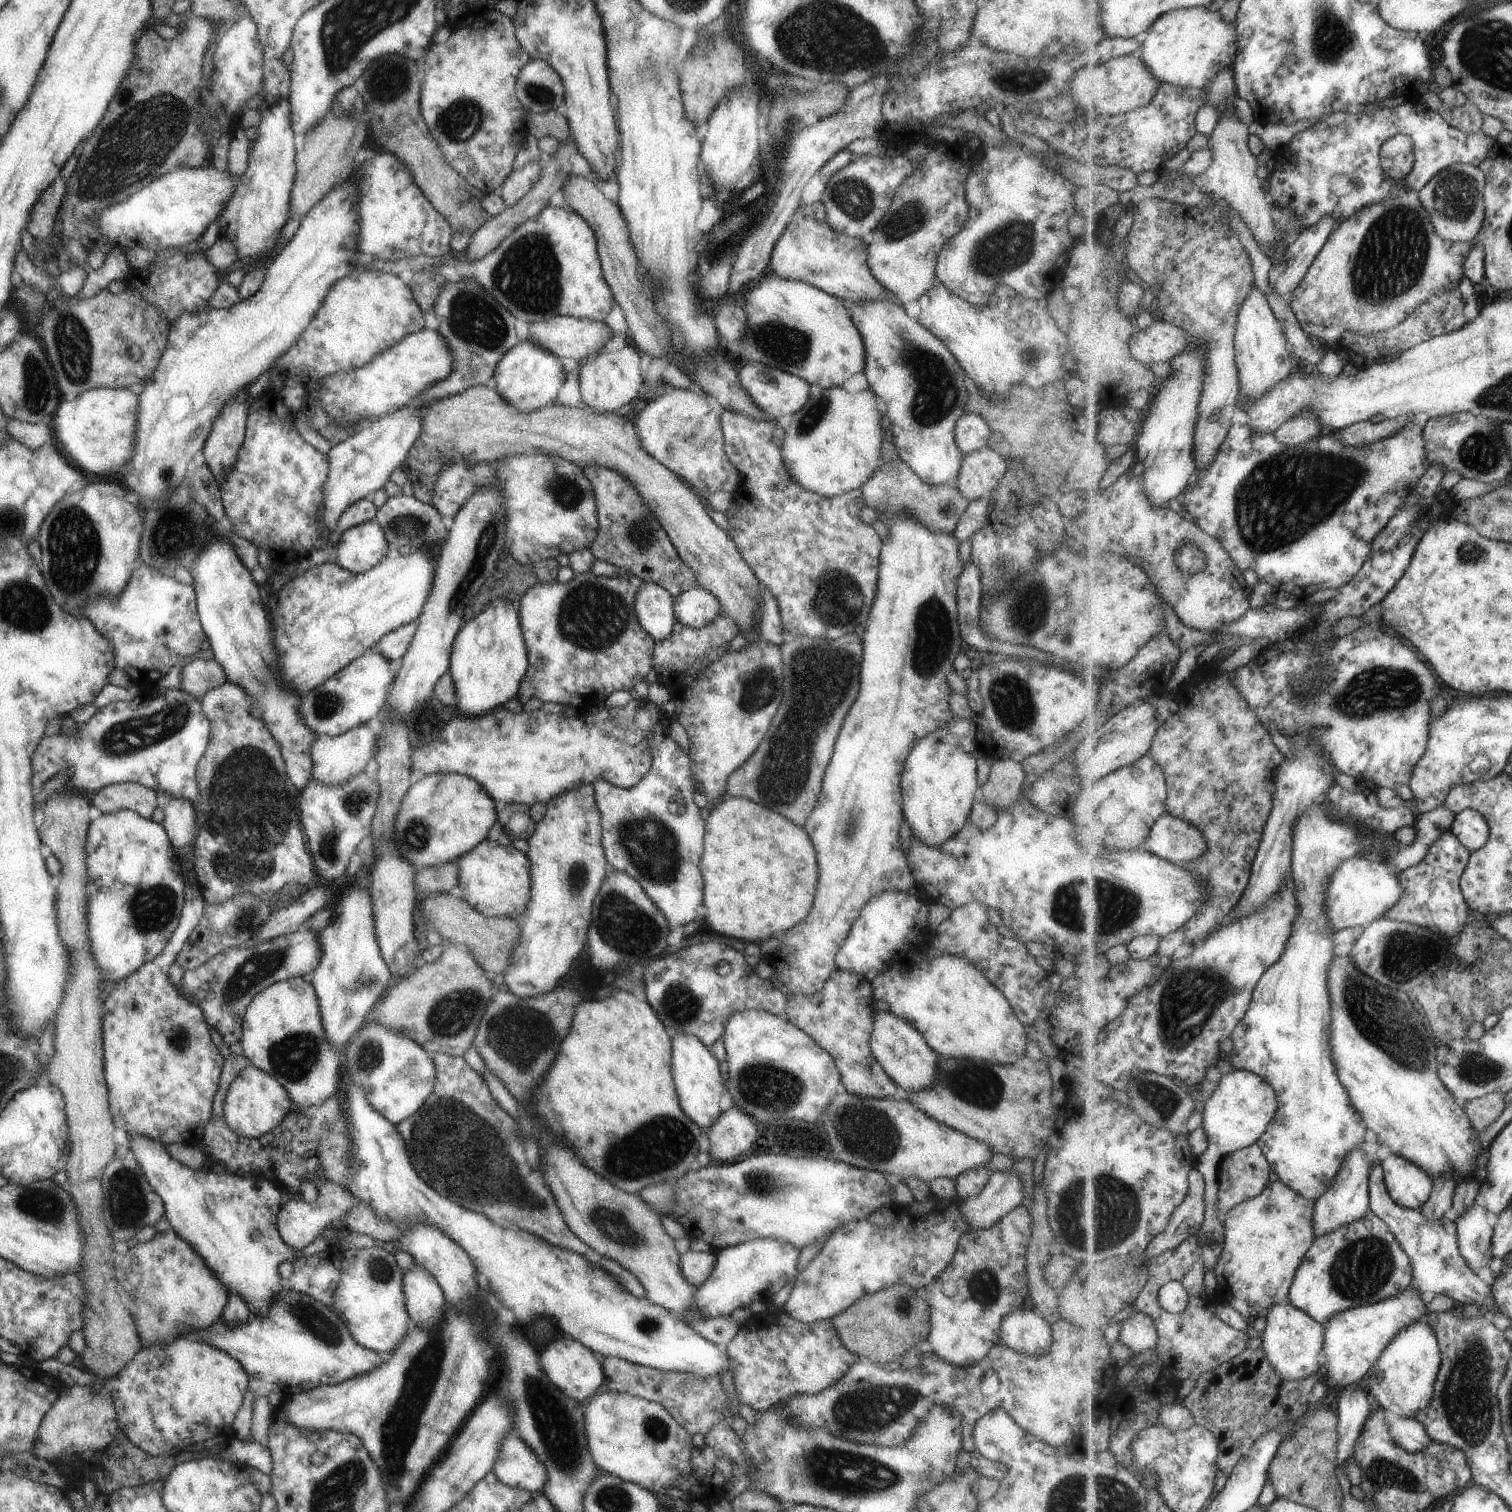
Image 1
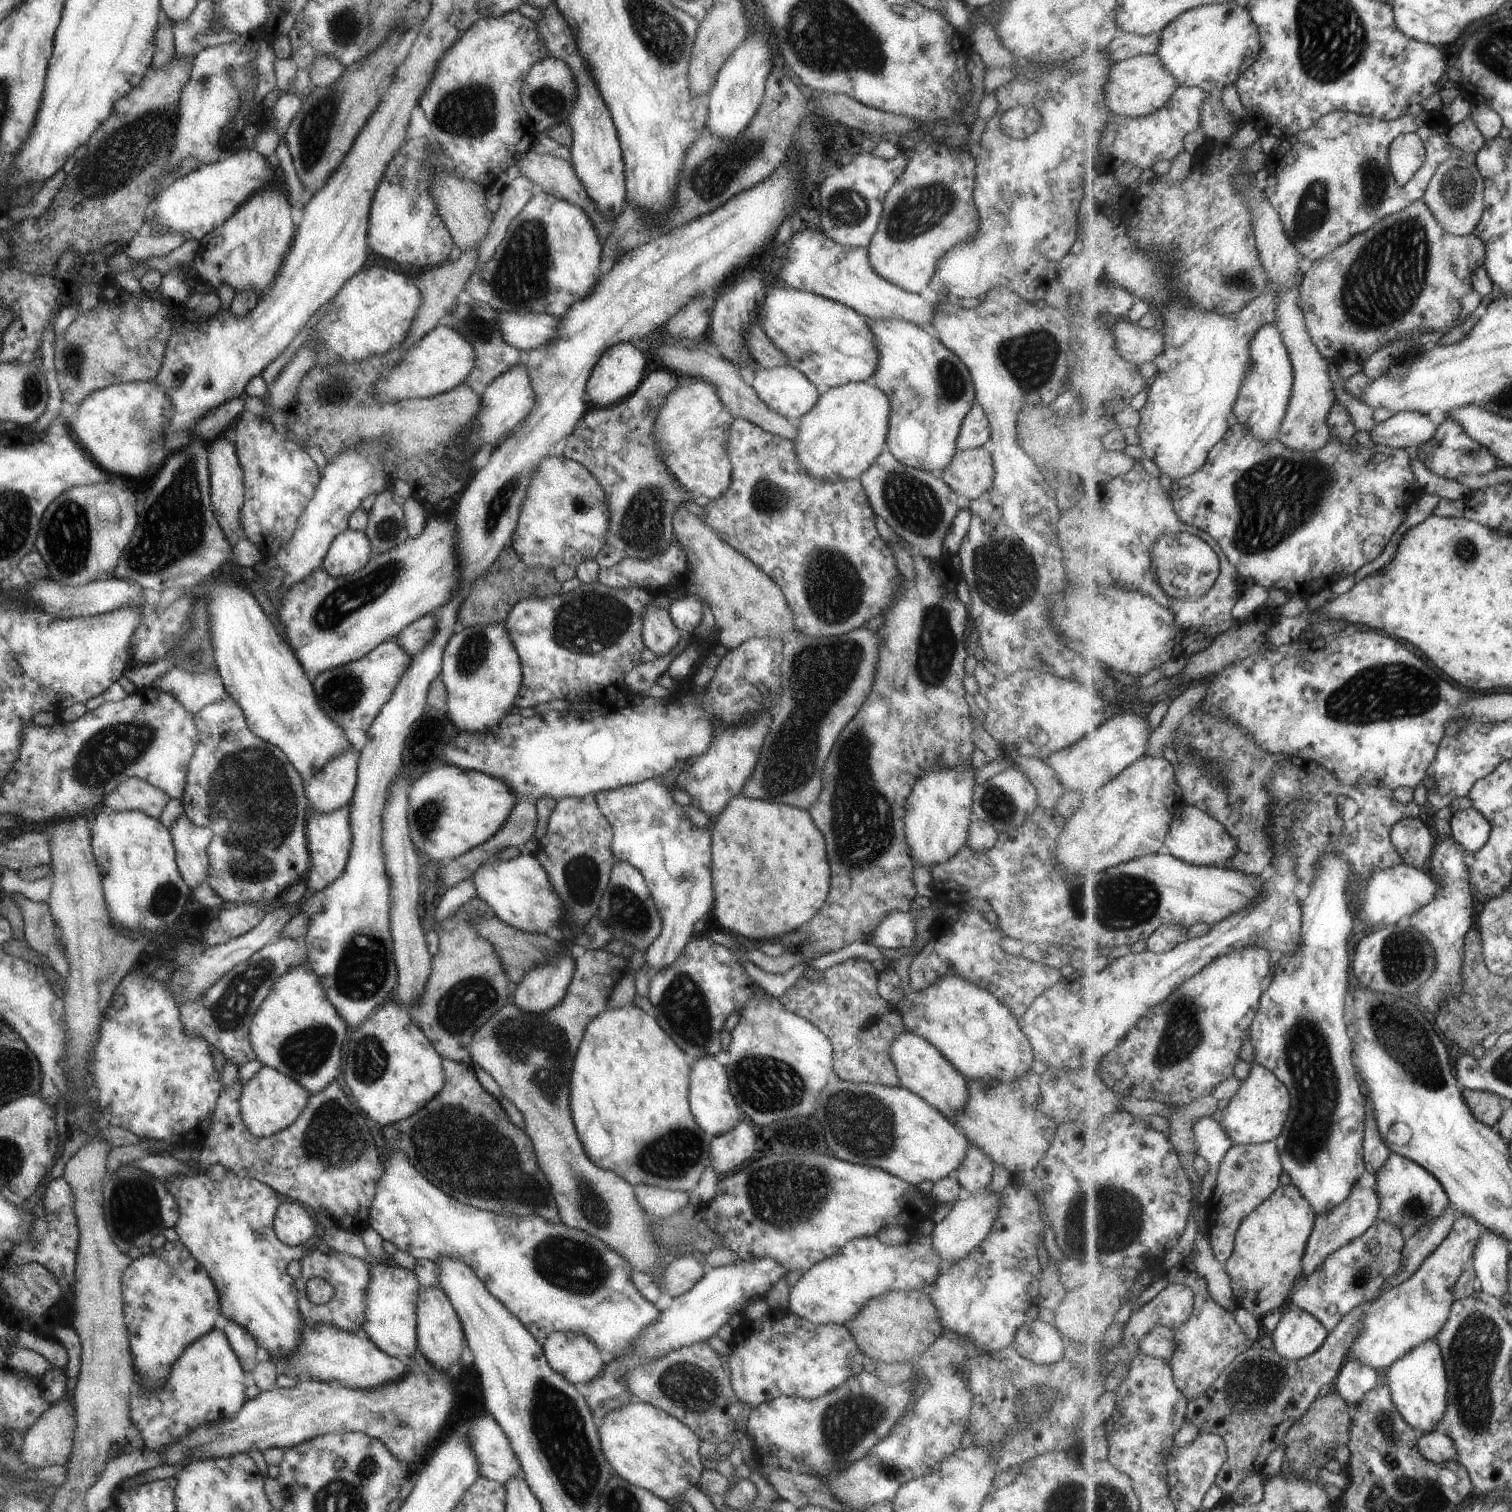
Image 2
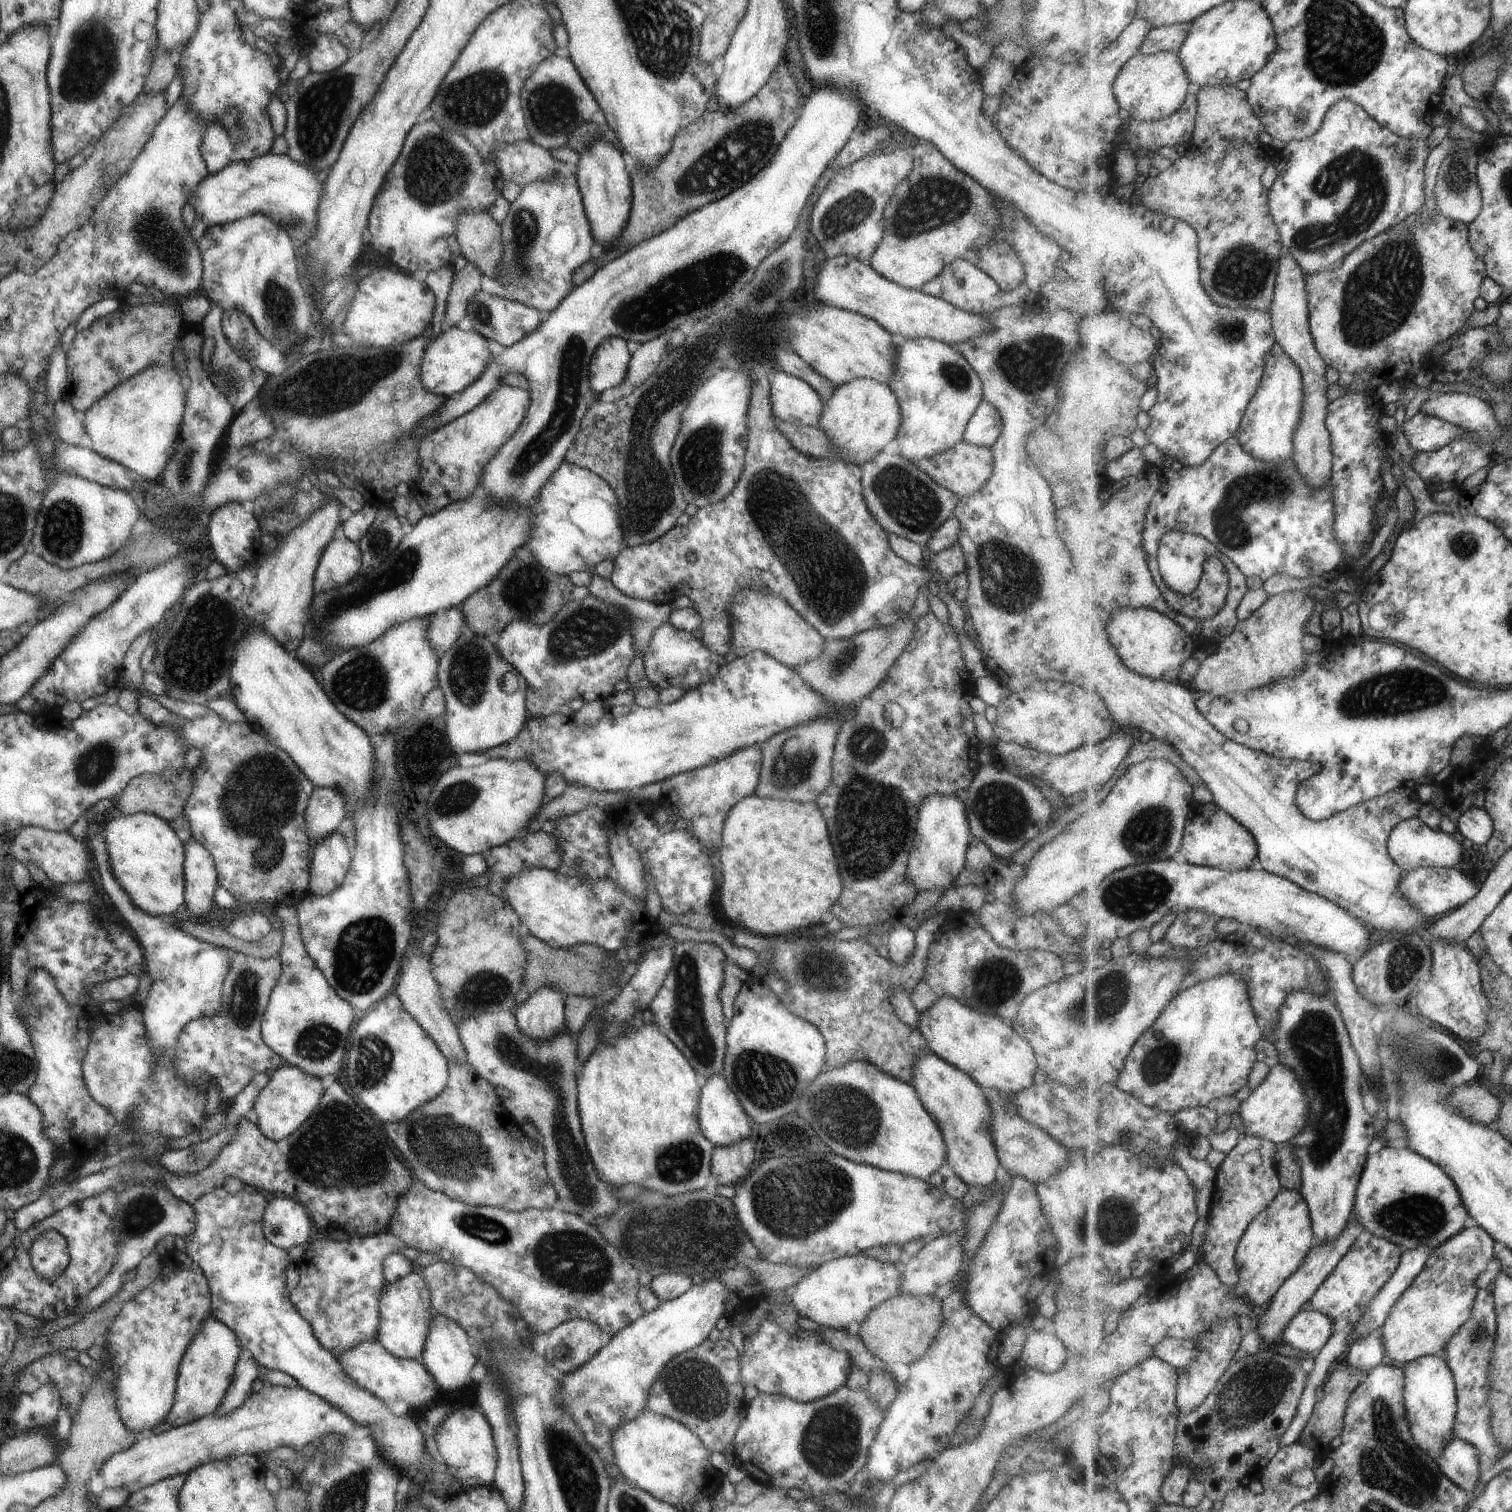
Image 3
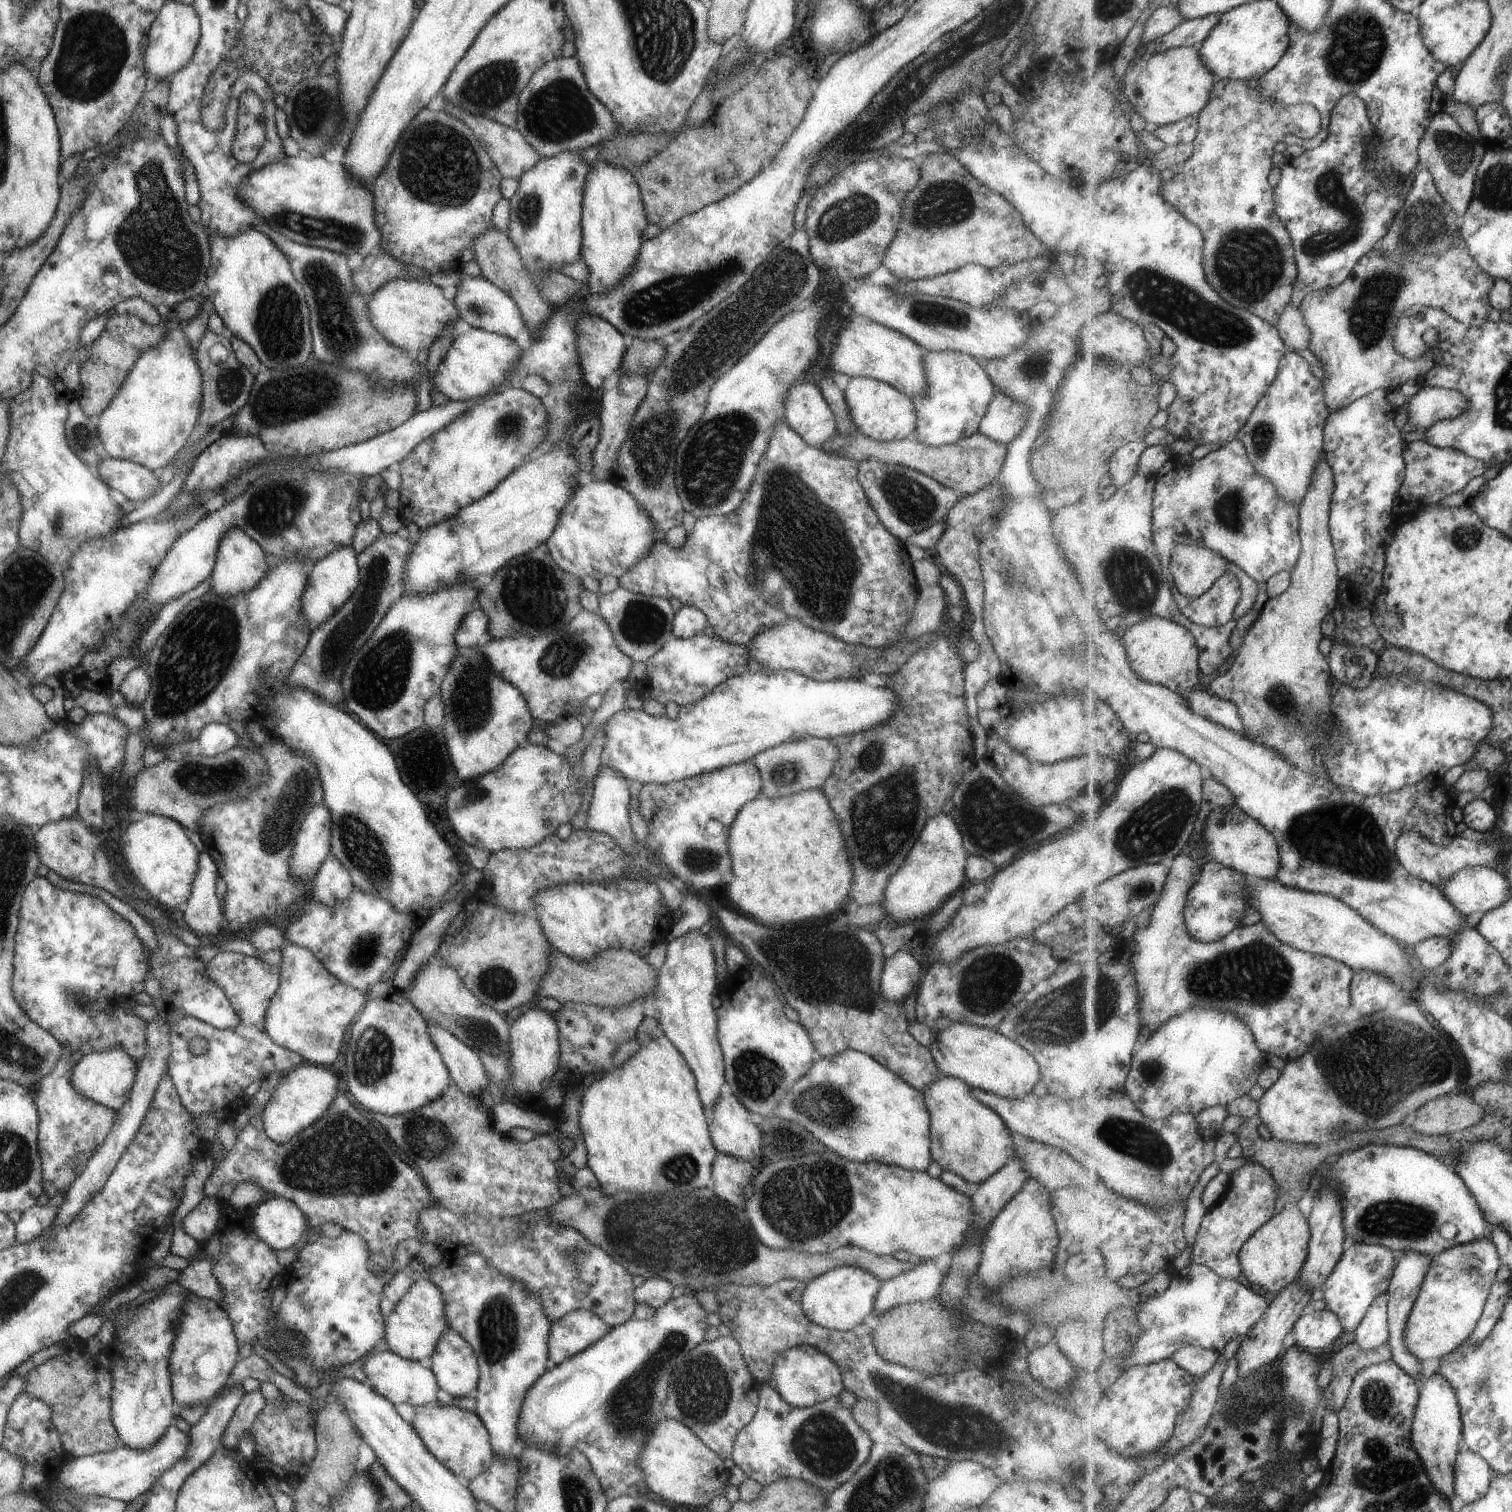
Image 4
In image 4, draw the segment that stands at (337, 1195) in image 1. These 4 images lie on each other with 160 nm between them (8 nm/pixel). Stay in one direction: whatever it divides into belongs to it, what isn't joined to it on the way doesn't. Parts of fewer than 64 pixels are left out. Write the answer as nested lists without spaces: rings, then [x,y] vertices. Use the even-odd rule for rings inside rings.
[[[277,1195],[267,1196],[253,1209],[250,1227],[273,1252],[297,1248],[308,1228],[298,1206]]]

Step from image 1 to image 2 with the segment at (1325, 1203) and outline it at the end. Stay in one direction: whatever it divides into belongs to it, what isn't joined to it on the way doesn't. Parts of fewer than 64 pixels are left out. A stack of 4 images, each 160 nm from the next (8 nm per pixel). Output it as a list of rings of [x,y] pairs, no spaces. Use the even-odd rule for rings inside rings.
[[[1365,1171],[1362,1178],[1355,1185],[1352,1193],[1339,1206],[1336,1206],[1325,1216],[1318,1217],[1311,1233],[1310,1240],[1306,1246],[1306,1254],[1303,1259],[1303,1279],[1296,1282],[1295,1288],[1298,1290],[1307,1284],[1309,1277],[1327,1260],[1336,1250],[1351,1244],[1360,1236],[1363,1236],[1377,1221],[1377,1210],[1380,1209],[1380,1200],[1376,1186],[1378,1178],[1376,1174]]]

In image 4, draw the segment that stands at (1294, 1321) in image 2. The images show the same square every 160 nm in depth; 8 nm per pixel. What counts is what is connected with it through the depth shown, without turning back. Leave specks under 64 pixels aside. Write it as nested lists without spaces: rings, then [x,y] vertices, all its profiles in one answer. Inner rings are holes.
[[[1308,1310],[1295,1323],[1295,1341],[1306,1351],[1319,1352],[1329,1348],[1341,1334],[1344,1326],[1342,1320],[1333,1311]]]

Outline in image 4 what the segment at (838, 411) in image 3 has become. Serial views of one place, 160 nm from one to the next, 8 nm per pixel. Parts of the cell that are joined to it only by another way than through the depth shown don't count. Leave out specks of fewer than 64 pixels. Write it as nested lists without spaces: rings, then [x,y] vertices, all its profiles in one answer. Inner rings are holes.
[[[850,377],[843,390],[848,415],[859,435],[874,441],[894,441],[914,432],[916,425],[915,407],[911,399],[890,384],[869,377]]]

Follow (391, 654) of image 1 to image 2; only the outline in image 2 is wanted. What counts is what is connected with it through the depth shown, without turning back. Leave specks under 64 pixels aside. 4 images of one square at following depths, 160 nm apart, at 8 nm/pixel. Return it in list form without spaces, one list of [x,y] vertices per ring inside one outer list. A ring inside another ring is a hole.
[[[423,615],[404,626],[393,639],[396,640],[399,648],[407,652],[408,655],[415,654],[431,640],[436,629],[435,624],[436,620],[433,615]]]

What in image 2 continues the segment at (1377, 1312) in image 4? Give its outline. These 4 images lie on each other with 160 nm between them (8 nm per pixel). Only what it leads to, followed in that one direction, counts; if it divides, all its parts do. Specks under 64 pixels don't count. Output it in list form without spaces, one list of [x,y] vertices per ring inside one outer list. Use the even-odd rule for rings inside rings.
[[[1353,1355],[1342,1366],[1342,1371],[1332,1387],[1343,1395],[1352,1410],[1379,1384],[1379,1374],[1375,1369]]]

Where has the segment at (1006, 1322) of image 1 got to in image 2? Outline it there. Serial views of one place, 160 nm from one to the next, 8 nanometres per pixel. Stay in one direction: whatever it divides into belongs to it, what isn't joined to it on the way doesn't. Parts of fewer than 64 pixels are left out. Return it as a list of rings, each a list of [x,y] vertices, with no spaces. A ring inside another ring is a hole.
[[[1036,1318],[1017,1329],[1010,1344],[1020,1357],[1038,1365],[1056,1363],[1067,1352],[1065,1341],[1052,1323]]]

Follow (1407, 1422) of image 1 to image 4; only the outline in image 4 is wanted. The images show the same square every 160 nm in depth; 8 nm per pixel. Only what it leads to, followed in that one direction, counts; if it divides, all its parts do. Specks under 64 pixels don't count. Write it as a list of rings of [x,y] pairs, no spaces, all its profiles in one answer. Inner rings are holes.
[[[1468,1448],[1456,1462],[1456,1494],[1467,1504],[1474,1503],[1489,1492],[1497,1475],[1485,1458]]]

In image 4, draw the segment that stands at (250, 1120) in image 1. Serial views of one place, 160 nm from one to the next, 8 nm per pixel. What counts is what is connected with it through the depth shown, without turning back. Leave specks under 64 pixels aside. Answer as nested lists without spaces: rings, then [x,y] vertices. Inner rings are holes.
[[[301,1064],[287,1071],[279,1079],[260,1114],[262,1129],[277,1144],[287,1142],[292,1136],[315,1122],[329,1108],[337,1094],[337,1077],[329,1068]]]

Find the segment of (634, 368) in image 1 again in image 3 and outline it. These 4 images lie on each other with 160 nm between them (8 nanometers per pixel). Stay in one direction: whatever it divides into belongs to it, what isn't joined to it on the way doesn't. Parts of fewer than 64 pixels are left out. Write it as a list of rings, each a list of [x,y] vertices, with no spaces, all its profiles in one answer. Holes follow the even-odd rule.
[[[611,337],[602,340],[593,351],[588,364],[588,385],[595,395],[600,395],[623,380],[631,358],[625,346],[625,339]]]

